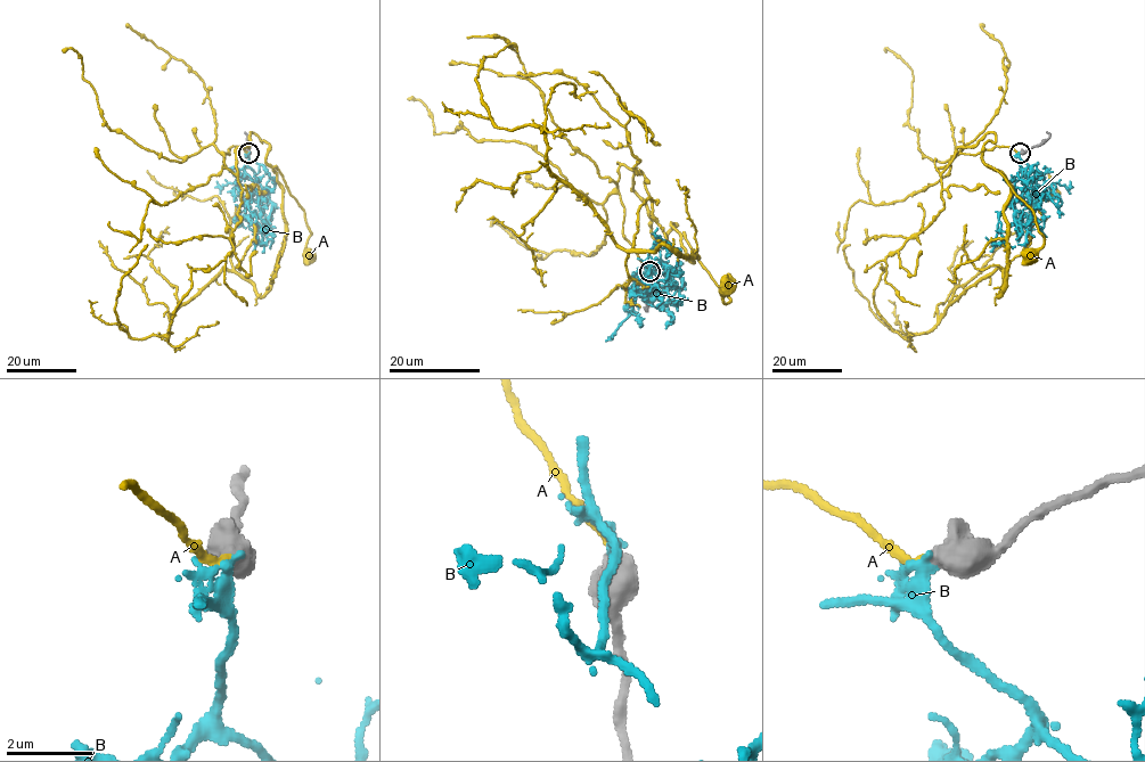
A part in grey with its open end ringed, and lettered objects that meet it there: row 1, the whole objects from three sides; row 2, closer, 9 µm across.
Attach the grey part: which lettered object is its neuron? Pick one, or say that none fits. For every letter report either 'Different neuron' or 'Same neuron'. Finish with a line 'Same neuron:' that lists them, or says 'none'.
A: Same neuron
B: Different neuron
Same neuron: A

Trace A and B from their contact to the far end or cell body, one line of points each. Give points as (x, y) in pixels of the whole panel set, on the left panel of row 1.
A: (248, 152), (232, 146), (226, 166), (236, 172), (252, 132), (269, 145), (311, 256)
B: (247, 153), (244, 171), (254, 180), (247, 209), (256, 219), (254, 234), (258, 242), (271, 239), (270, 246)

